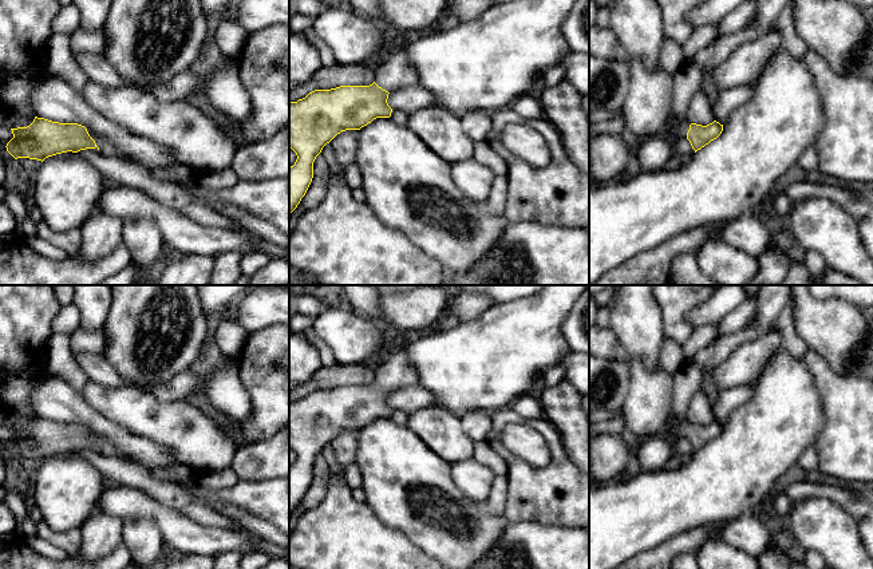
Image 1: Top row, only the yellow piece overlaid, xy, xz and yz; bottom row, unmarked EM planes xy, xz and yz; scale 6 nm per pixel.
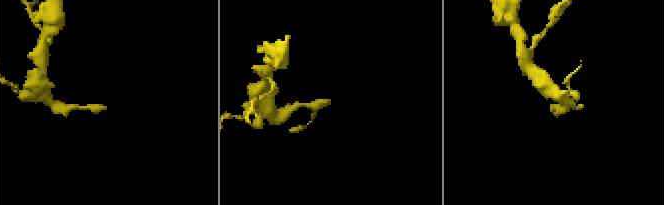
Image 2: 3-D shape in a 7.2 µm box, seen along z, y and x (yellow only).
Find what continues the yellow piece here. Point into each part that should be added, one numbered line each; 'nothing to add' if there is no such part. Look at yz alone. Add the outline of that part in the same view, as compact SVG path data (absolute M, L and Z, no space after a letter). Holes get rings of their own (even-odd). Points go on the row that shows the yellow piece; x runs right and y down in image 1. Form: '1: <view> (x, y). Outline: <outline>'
1: yz (676, 129). Outline: M671 120L667 127L669 139L673 142L675 139L680 137L687 137L690 125L691 123L688 120Z

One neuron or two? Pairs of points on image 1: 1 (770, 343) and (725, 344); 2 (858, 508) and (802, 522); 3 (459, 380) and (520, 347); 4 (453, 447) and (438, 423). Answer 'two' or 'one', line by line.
1: two
2: two
3: one
4: one

